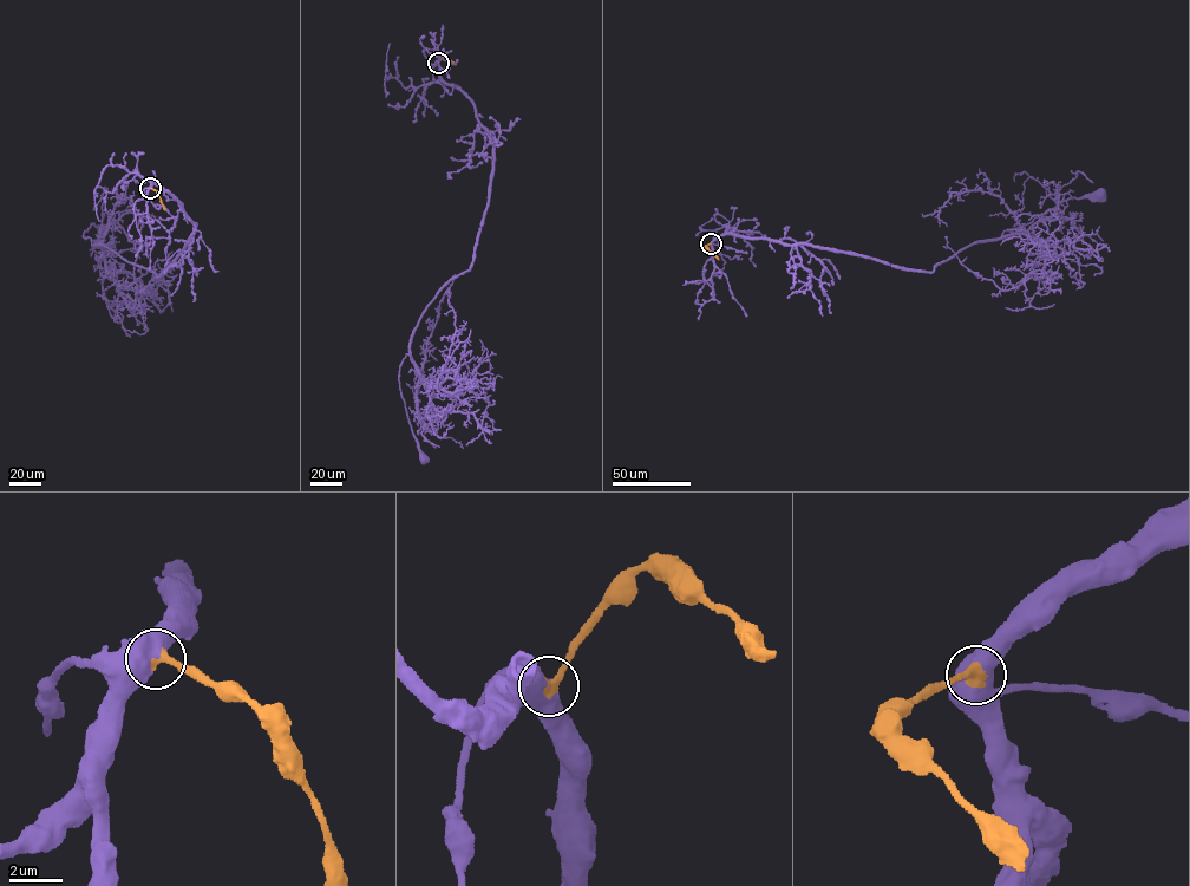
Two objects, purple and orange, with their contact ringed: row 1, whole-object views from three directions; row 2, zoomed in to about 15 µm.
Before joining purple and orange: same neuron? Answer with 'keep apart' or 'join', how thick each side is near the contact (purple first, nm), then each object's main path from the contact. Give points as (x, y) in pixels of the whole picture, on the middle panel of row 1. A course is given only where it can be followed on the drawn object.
join; calibres 650 and 460 nm; course purple (438, 63), (470, 101), (492, 158), (471, 267), (425, 308), (412, 362), (406, 353), (400, 366), (423, 458); course orange (438, 63), (444, 56), (456, 64)

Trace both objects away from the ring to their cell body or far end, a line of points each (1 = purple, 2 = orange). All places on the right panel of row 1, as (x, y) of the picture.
1: (711, 243), (732, 233), (932, 272), (972, 245), (1009, 238), (1004, 240), (1002, 233), (1063, 201), (1100, 196)
2: (711, 243), (705, 247), (719, 259)

